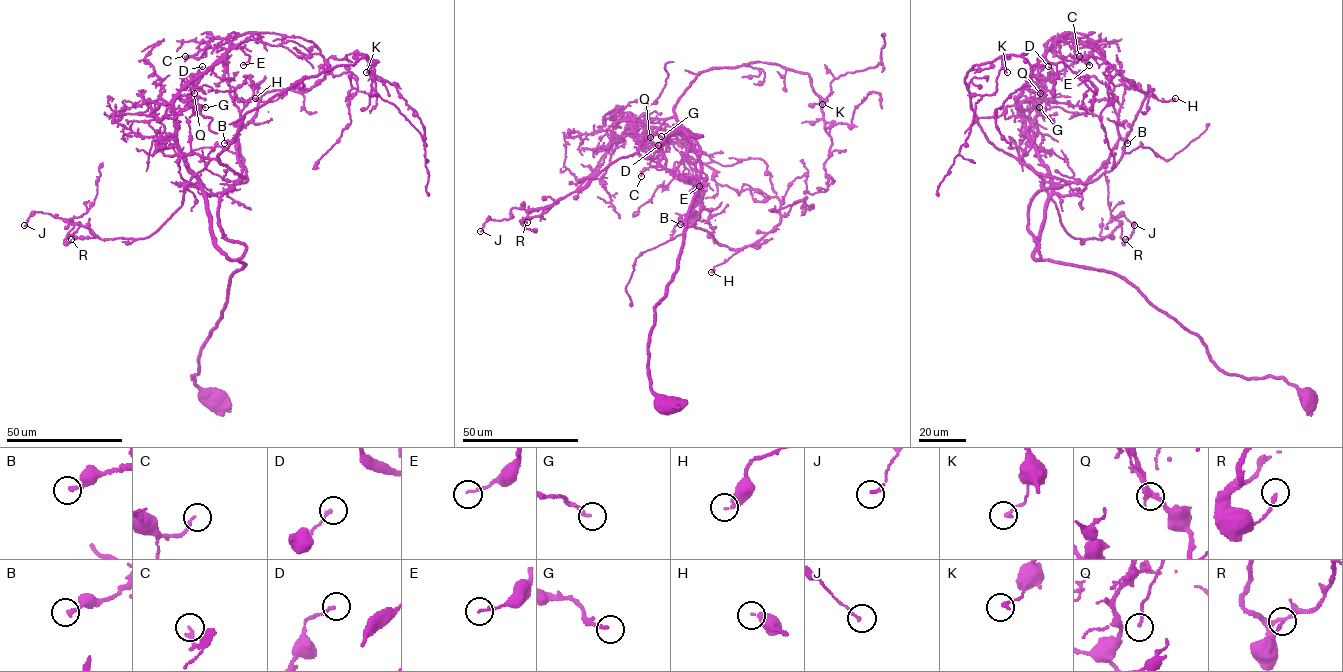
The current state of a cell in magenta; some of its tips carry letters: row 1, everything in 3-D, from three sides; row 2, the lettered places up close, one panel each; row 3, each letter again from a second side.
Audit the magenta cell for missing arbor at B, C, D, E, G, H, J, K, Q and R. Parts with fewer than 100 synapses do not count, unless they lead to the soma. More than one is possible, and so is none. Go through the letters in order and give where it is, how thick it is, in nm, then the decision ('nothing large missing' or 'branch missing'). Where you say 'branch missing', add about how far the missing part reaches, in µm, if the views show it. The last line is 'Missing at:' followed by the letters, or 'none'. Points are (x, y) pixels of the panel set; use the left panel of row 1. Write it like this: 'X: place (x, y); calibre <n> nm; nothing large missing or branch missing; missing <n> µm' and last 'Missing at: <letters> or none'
B: place (224, 143); calibre 200 nm; nothing large missing
C: place (185, 56); calibre 200 nm; nothing large missing
D: place (202, 66); calibre 130 nm; nothing large missing
E: place (243, 65); calibre 130 nm; nothing large missing
G: place (205, 107); calibre 200 nm; nothing large missing
H: place (255, 98); calibre 280 nm; nothing large missing
J: place (24, 225); calibre 140 nm; nothing large missing
K: place (366, 72); calibre 190 nm; nothing large missing
Q: place (194, 93); calibre 120 nm; nothing large missing
R: place (71, 239); calibre 170 nm; nothing large missing
Missing at: none

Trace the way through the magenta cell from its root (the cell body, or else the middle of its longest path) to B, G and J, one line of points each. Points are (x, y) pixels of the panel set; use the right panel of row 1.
B: (1306, 394), (1282, 378), (1224, 372), (1117, 275), (1033, 257), (1046, 200), (1079, 193), (1127, 143)
G: (1306, 394), (1282, 378), (1224, 372), (1117, 275), (1033, 257), (1052, 178), (1017, 101), (1039, 107)
J: (1306, 394), (1224, 372), (1117, 275), (1039, 260), (1028, 205), (1065, 182), (1020, 160), (1072, 237), (1134, 225)

